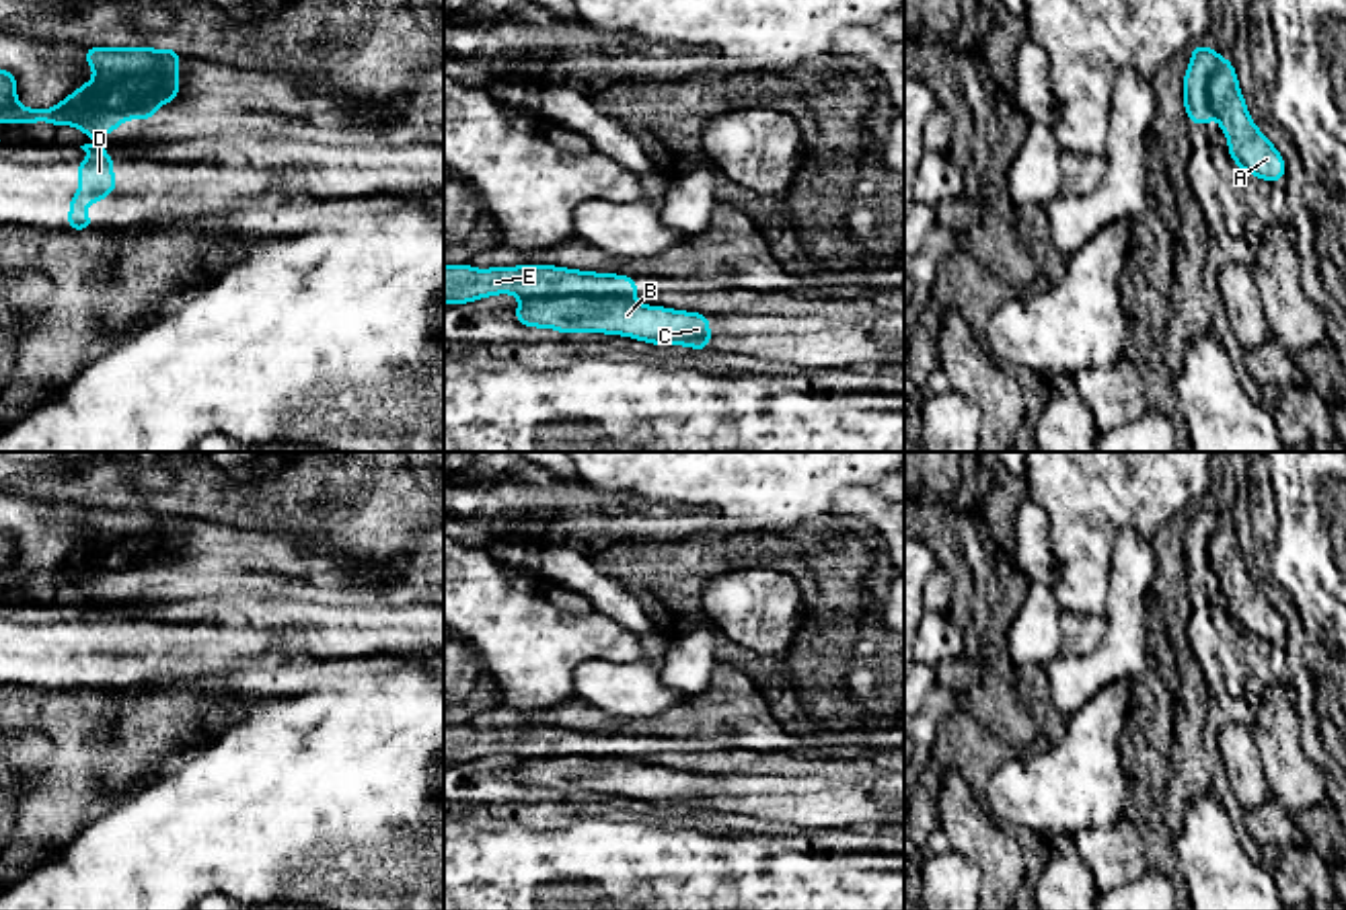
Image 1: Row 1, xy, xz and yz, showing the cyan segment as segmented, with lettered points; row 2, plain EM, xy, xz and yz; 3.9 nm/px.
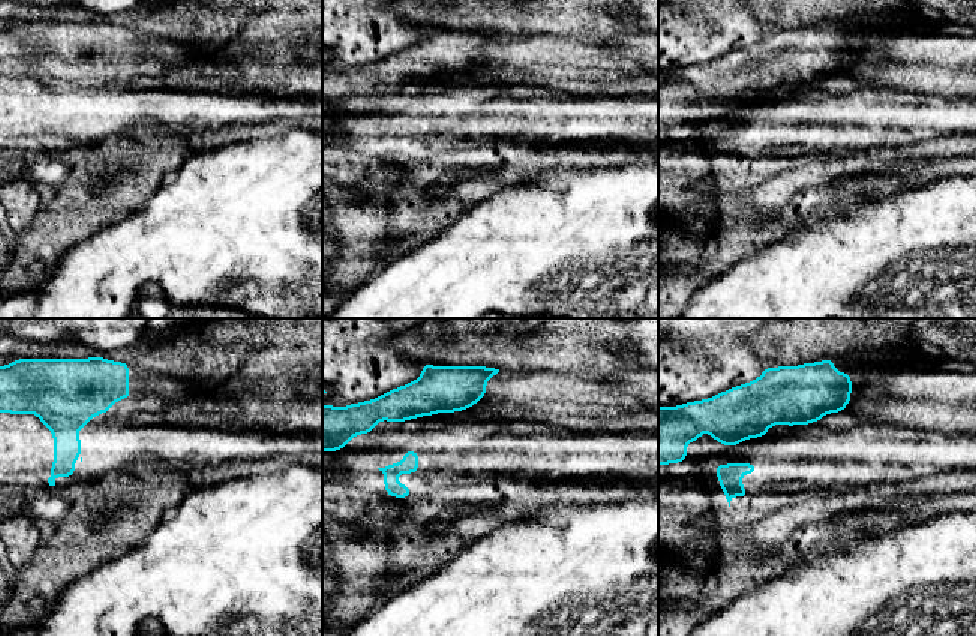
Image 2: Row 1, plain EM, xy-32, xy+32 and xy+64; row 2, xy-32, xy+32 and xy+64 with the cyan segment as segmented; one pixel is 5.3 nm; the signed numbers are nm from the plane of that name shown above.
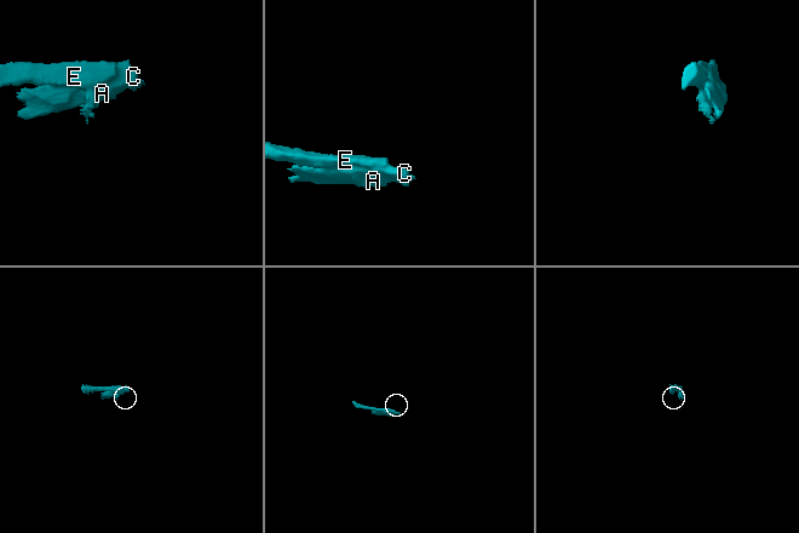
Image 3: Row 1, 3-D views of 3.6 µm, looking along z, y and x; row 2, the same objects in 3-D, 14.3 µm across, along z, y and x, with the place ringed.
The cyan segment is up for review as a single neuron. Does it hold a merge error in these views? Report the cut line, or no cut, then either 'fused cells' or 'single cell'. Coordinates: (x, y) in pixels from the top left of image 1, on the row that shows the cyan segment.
cut xy (173, 89), (159, 70), (142, 70), (66, 99); fused cells

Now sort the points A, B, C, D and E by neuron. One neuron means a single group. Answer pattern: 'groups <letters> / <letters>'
groups A B C / D E

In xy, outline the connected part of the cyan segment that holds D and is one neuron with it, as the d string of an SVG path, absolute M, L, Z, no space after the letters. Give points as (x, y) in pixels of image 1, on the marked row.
M103 144L80 146L86 154L97 152L95 158L82 158L78 162L78 193L68 197L72 210L66 214L72 232L95 228L95 218L84 216L82 210L92 203L103 203L107 193L117 189L117 179L113 175L113 156L105 152Z

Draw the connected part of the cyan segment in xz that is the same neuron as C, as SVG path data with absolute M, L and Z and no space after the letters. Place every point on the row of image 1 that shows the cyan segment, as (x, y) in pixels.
M522 298L514 316L530 329L623 335L660 347L709 349L713 337L707 314L647 306L629 298Z

